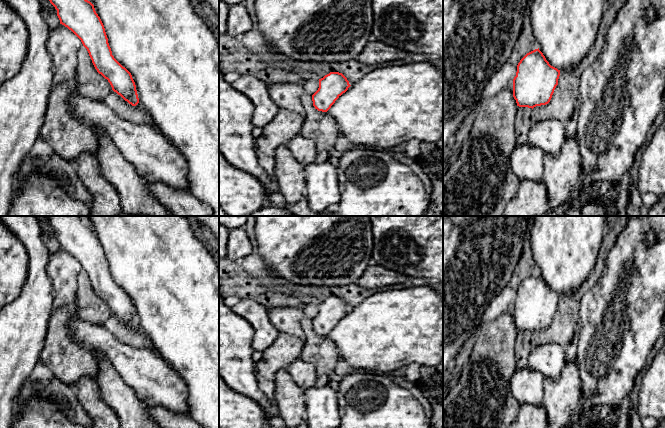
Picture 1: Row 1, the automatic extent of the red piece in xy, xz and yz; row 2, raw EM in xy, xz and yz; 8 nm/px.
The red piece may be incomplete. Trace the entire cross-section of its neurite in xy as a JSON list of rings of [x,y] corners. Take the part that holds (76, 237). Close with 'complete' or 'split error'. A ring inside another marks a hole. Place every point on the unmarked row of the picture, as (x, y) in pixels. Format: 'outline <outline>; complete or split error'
outline [[[48,216],[49,225],[57,234],[60,248],[71,254],[87,273],[92,287],[99,298],[110,307],[112,314],[132,330],[139,327],[135,306],[131,297],[112,279],[104,249],[95,235],[94,229],[80,216]]]; complete

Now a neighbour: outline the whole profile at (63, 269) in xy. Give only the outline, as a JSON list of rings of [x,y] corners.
[[[64,249],[50,256],[47,274],[54,289],[54,307],[75,303],[80,319],[98,325],[112,315],[108,304],[95,293],[81,264]]]

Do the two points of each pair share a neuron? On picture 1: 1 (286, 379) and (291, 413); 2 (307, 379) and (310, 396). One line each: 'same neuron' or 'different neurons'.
1: same neuron
2: different neurons

